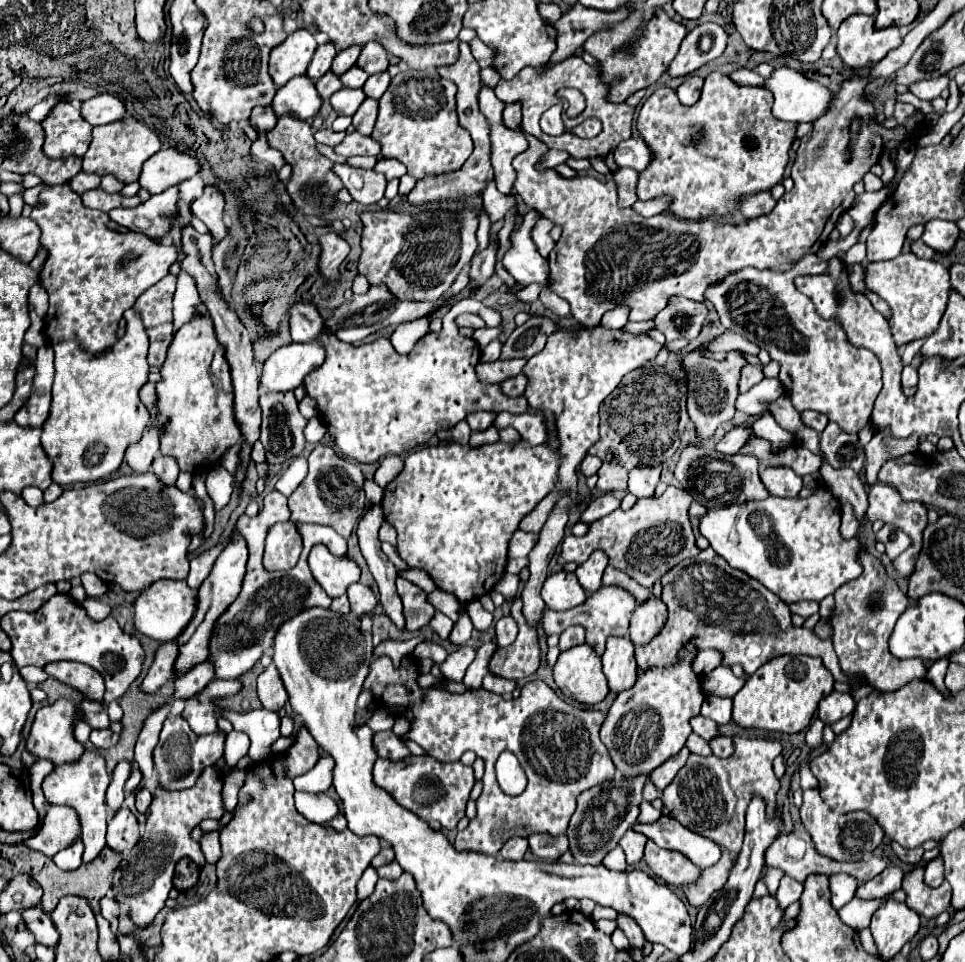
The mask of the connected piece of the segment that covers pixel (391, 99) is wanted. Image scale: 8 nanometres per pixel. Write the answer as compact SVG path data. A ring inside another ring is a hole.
M406 70L396 74L378 100L380 110L372 132L372 140L382 146L382 156L400 160L416 180L460 170L474 146L470 134L458 126L454 94L456 86L440 78L436 70Z

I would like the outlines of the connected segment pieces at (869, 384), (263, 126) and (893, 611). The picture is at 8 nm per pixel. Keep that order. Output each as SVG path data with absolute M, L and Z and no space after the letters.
M804 256L788 272L742 268L722 282L712 282L704 298L714 304L724 328L768 350L772 360L780 364L778 378L798 412L822 412L844 432L858 434L868 426L874 400L882 388L880 362L870 350L850 346L840 324L822 320L812 302L794 288L798 274L820 272L826 272L826 262L816 256Z
M260 106L260 108L254 108L252 110L252 116L250 116L250 126L256 128L258 132L268 132L276 126L276 116L274 116L274 110L270 106Z
M862 548L858 552L858 562L864 568L862 574L858 578L846 582L844 586L840 586L834 592L836 610L834 610L834 616L832 616L832 628L834 628L832 642L834 642L836 654L840 658L840 666L844 668L844 672L848 676L862 676L864 682L872 684L876 690L894 692L894 690L900 690L902 686L906 686L908 682L912 682L916 678L926 678L924 662L920 662L920 660L900 660L900 658L892 656L890 650L888 650L888 638L890 638L890 634L894 630L896 620L908 608L908 598L900 592L896 582L886 576L882 562L874 554L870 554L866 548Z

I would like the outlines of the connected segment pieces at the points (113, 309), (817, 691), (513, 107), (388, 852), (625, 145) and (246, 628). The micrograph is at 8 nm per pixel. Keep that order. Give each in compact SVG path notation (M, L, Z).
M68 184L52 186L50 190L40 192L38 204L32 206L30 218L40 226L42 230L42 246L50 250L42 270L40 270L40 284L46 288L50 296L50 308L44 318L44 334L48 340L48 346L56 346L66 340L76 340L86 352L96 354L112 346L118 336L118 322L140 294L144 294L152 284L162 280L168 274L168 268L172 262L178 260L176 246L162 246L150 240L148 236L140 232L116 232L108 228L108 214L100 210L90 210L82 206L80 194L76 194Z
M784 654L760 666L742 690L732 698L732 720L744 728L762 728L776 732L802 732L808 728L820 698L828 696L834 688L832 674L824 668L820 658Z
M512 102L512 104L504 104L504 124L512 130L518 130L520 128L520 120L522 120L522 104L520 102Z
M382 846L380 854L372 860L372 866L374 866L374 868L380 868L380 866L384 866L384 864L390 864L392 860L394 860L394 852L392 852L392 848L390 848L390 846Z
M638 136L620 142L614 150L614 162L618 168L634 168L640 172L648 166L648 158L652 158L652 154L648 154L648 146L644 146L644 140Z
M272 490L266 498L264 498L264 506L258 512L258 516L250 518L246 514L242 514L232 530L226 534L224 540L220 540L218 544L214 544L208 550L198 552L192 560L190 560L190 574L186 578L188 586L192 590L198 590L202 586L202 582L208 578L218 554L226 548L226 544L232 540L234 534L242 536L246 540L248 546L248 570L246 576L242 580L242 590L238 594L238 598L224 610L224 614L220 614L220 618L214 624L212 636L208 640L208 658L206 662L212 664L214 668L214 678L220 680L234 680L240 678L244 672L248 672L260 658L262 654L272 650L274 644L274 636L278 632L278 628L288 622L290 618L294 618L296 614L308 610L308 608L328 608L330 606L330 598L328 594L324 594L324 590L320 590L318 582L310 576L310 568L306 564L308 552L314 544L324 544L334 556L344 558L346 556L346 540L340 538L332 528L328 526L320 526L320 524L304 524L300 526L300 534L302 534L303 549L302 556L298 560L298 564L288 570L288 572L270 572L262 566L262 552L264 552L264 538L268 528L274 522L280 520L288 520L290 518L290 510L288 510L288 498L284 494L280 494L278 490Z

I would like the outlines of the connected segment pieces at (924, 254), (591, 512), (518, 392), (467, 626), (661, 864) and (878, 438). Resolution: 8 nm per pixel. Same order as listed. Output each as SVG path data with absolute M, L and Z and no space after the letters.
M916 240L916 242L912 244L912 252L914 252L918 258L926 258L926 260L932 260L934 256L938 256L938 252L932 250L930 246L926 246L922 240Z
M602 494L602 496L594 498L594 500L588 504L588 508L586 508L586 510L582 512L582 516L580 516L580 522L592 524L594 520L598 520L598 518L610 514L612 510L616 510L618 506L620 506L620 500L618 500L614 494Z
M518 374L516 378L508 378L508 380L504 380L504 382L500 384L500 390L502 390L504 396L508 396L508 398L516 398L516 396L522 396L522 394L524 394L524 386L526 386L526 382L524 382L524 374Z
M462 604L462 608L460 608L460 624L456 624L454 628L452 628L452 632L450 632L450 642L454 642L454 644L466 644L466 640L470 638L470 634L472 634L472 620L470 620L470 616L468 616L468 612L466 612L466 604Z
M652 840L646 842L644 860L648 868L664 884L672 888L682 888L700 878L700 870L696 870L696 866L688 858L684 858L680 852L674 850L660 850Z
M888 430L876 432L874 438L866 444L866 480L872 486L876 482L878 468L896 458L904 456L906 452L914 452L918 448L918 436L910 436L904 440L896 440L890 436Z

